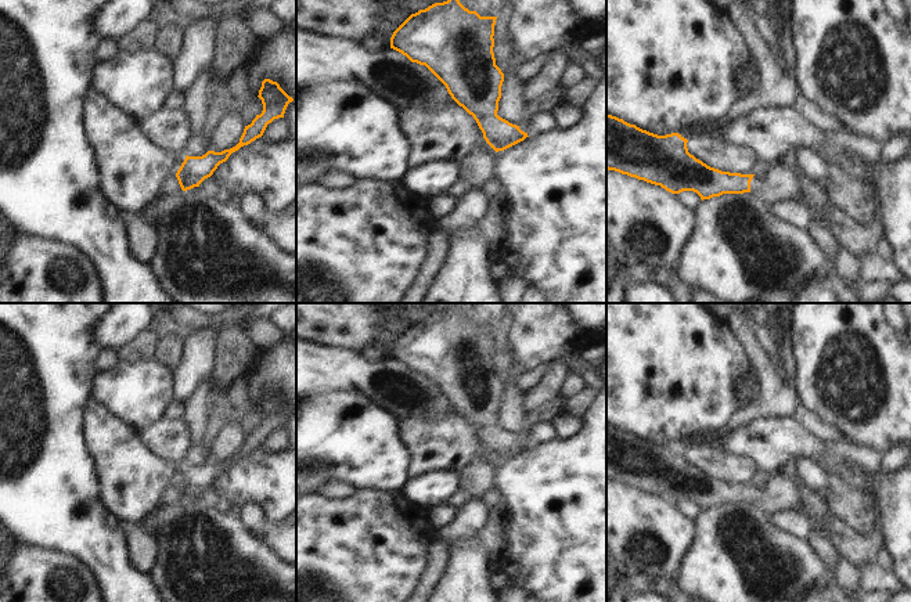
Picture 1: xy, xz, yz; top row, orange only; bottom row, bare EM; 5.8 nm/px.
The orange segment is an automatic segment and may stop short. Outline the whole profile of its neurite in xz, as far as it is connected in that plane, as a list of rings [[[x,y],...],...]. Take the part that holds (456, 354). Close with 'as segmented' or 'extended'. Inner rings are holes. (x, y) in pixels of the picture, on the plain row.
[[[450,307],[447,311],[435,313],[425,320],[411,324],[390,347],[390,358],[402,363],[411,372],[425,375],[446,396],[451,408],[473,426],[482,440],[483,448],[458,472],[460,486],[469,491],[473,500],[480,500],[485,491],[496,486],[496,464],[498,461],[504,461],[529,447],[519,436],[497,425],[504,383],[496,375],[493,363],[496,329],[497,327],[480,327],[476,321],[465,318],[458,307]]]; extended

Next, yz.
[[[606,423],[606,479],[647,493],[660,495],[671,504],[694,501],[701,509],[723,504],[755,502],[767,515],[793,509],[799,512],[800,495],[793,482],[784,473],[764,477],[756,484],[721,482],[710,477],[688,462],[688,450],[678,443],[658,446]]]; extended

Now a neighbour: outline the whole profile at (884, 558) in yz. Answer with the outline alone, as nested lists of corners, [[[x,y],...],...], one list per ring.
[[[885,545],[881,547],[878,551],[876,563],[886,570],[893,570],[894,566],[893,558]]]

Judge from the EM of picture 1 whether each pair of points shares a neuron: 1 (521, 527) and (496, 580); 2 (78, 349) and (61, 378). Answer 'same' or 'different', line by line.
1: different
2: same

